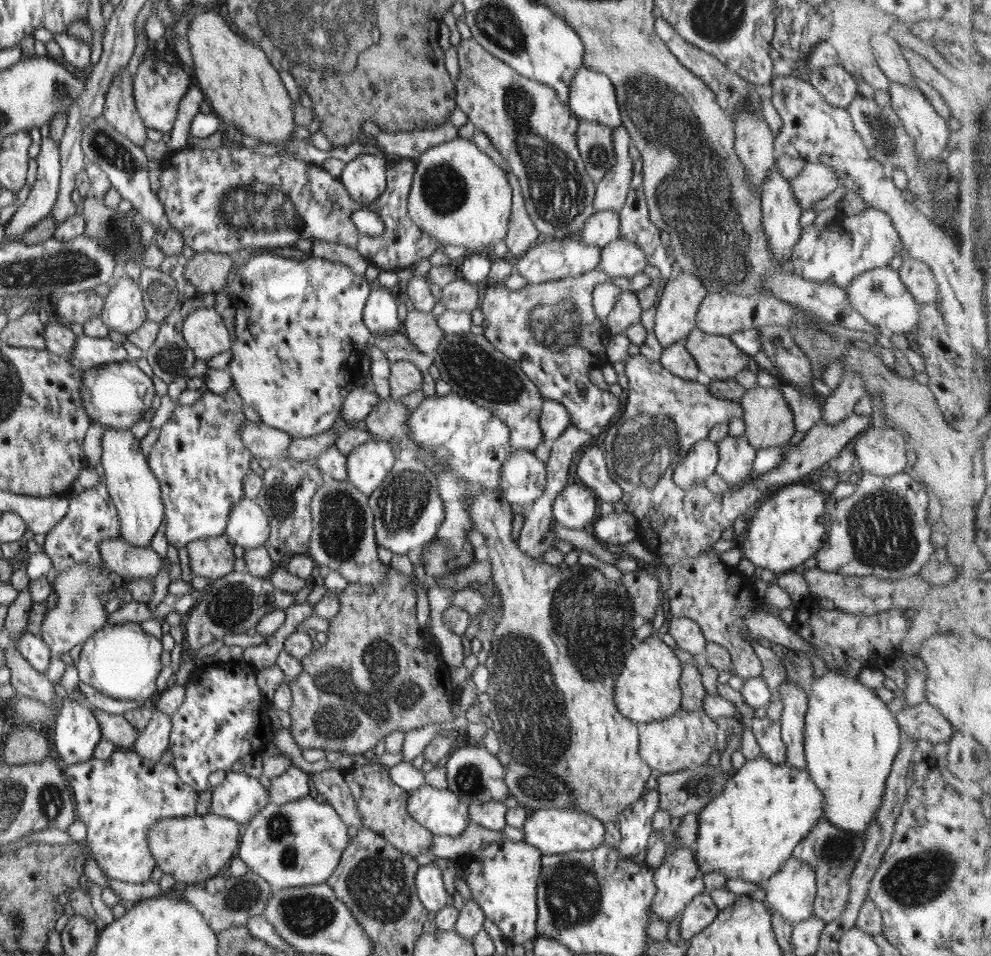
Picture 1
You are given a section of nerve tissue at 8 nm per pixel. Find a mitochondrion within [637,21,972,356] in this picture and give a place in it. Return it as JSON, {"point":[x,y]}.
{"point":[883,132]}

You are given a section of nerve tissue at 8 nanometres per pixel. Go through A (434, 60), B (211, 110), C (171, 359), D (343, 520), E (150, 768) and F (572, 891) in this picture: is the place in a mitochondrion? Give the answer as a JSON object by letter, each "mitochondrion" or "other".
{"A":"other","B":"other","C":"mitochondrion","D":"mitochondrion","E":"other","F":"mitochondrion"}

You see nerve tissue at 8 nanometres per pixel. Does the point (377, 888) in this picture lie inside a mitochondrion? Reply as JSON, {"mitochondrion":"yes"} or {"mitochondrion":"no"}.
{"mitochondrion":"yes"}

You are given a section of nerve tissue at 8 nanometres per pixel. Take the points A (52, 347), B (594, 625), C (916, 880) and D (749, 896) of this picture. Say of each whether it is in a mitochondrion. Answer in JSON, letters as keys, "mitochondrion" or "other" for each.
{"A":"other","B":"mitochondrion","C":"mitochondrion","D":"other"}

